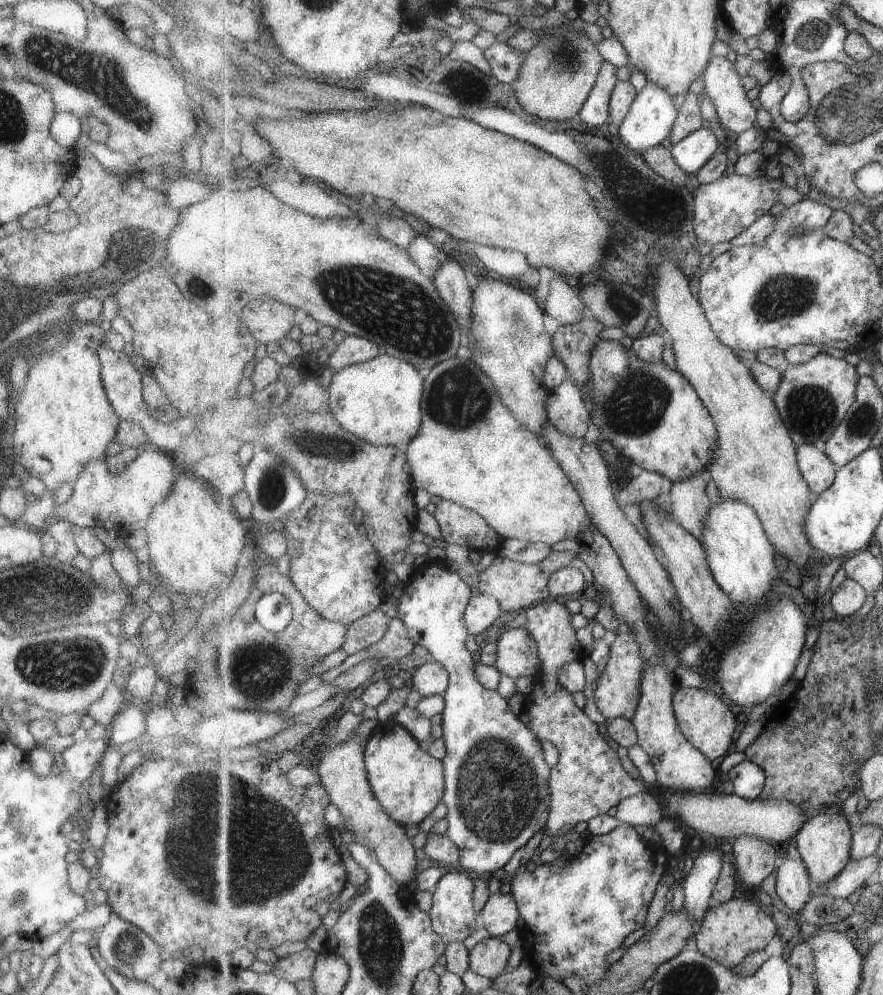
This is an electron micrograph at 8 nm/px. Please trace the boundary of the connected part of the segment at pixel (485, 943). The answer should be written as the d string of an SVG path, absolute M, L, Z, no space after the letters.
M489 937L479 941L470 950L470 969L482 977L497 978L505 972L511 958L509 944L498 937Z

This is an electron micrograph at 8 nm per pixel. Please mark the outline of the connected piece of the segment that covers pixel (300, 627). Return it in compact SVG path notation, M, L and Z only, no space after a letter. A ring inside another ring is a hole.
M255 553L247 577L242 591L232 601L230 623L219 624L199 636L197 656L188 666L183 709L197 710L200 718L212 717L221 711L228 713L231 709L248 710L252 715L259 709L274 713L285 710L295 698L297 684L309 677L307 668L339 650L347 640L348 626L329 620L314 609L291 576L281 572L276 562ZM270 592L282 594L293 608L291 621L278 633L267 631L255 618L257 600Z

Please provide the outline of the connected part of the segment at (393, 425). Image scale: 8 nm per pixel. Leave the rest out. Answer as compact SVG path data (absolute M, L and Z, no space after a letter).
M381 353L374 359L334 372L328 388L327 408L346 431L367 442L408 446L423 426L424 384L425 376L416 366Z

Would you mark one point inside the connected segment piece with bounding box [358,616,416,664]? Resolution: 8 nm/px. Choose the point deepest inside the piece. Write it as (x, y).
(397, 643)

